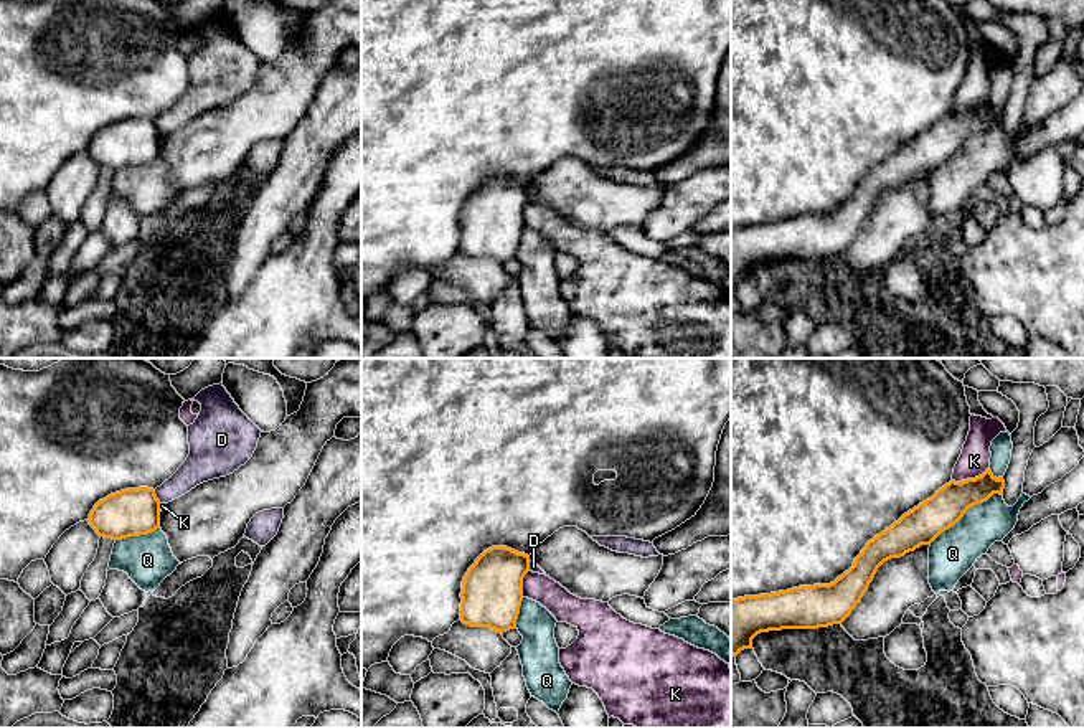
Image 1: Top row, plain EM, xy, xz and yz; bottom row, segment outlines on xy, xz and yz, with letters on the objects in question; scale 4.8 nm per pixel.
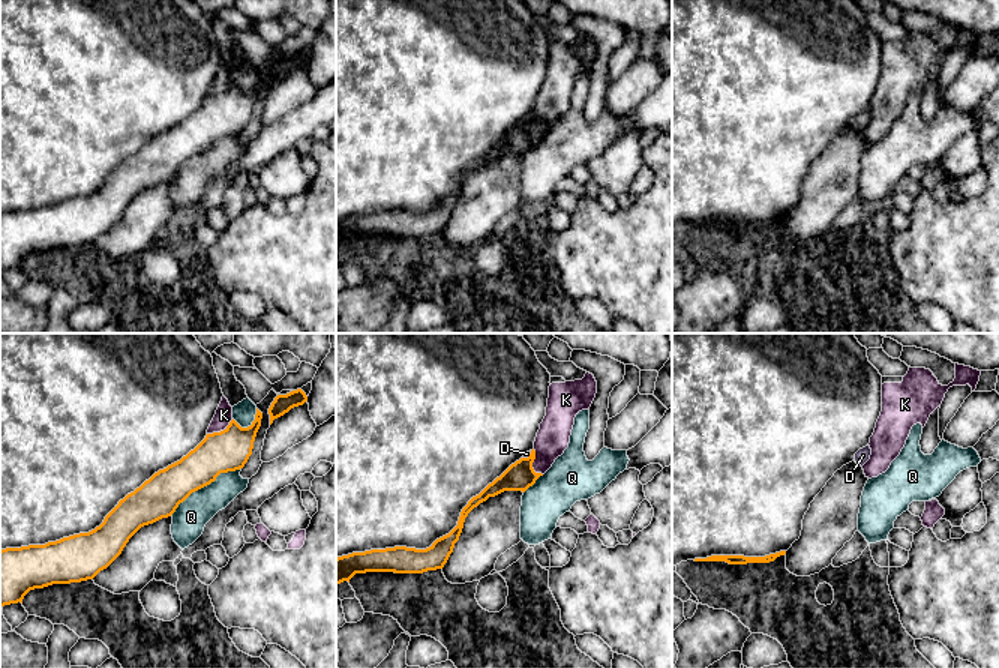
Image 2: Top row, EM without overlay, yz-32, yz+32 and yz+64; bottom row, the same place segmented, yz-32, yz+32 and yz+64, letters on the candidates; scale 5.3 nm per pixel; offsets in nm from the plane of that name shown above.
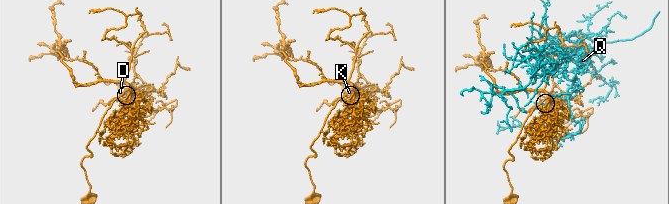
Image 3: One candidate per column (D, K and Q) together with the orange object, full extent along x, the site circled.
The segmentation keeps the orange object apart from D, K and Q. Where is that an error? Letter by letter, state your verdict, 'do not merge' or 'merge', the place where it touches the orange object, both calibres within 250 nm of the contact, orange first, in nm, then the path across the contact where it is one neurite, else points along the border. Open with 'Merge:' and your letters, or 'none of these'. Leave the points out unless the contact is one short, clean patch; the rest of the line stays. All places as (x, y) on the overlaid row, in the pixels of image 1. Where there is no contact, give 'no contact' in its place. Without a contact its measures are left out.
Merge: none of these
D: do not merge; contact xy (155, 497); calibres 240 and 140 nm; border xy (154, 491), (160, 502)
K: do not merge; contact yz (970, 479); calibres 180 and 150 nm; border yz (989, 466), (974, 477), (952, 481)
Q: do not merge; contact yz (966, 510); calibres 190 and 220 nm

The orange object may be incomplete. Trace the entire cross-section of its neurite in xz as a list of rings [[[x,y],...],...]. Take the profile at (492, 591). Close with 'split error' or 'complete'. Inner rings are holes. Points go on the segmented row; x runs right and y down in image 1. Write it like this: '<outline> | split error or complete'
[[[507,546],[485,550],[462,581],[460,621],[500,634],[515,629],[530,556]]] | complete

